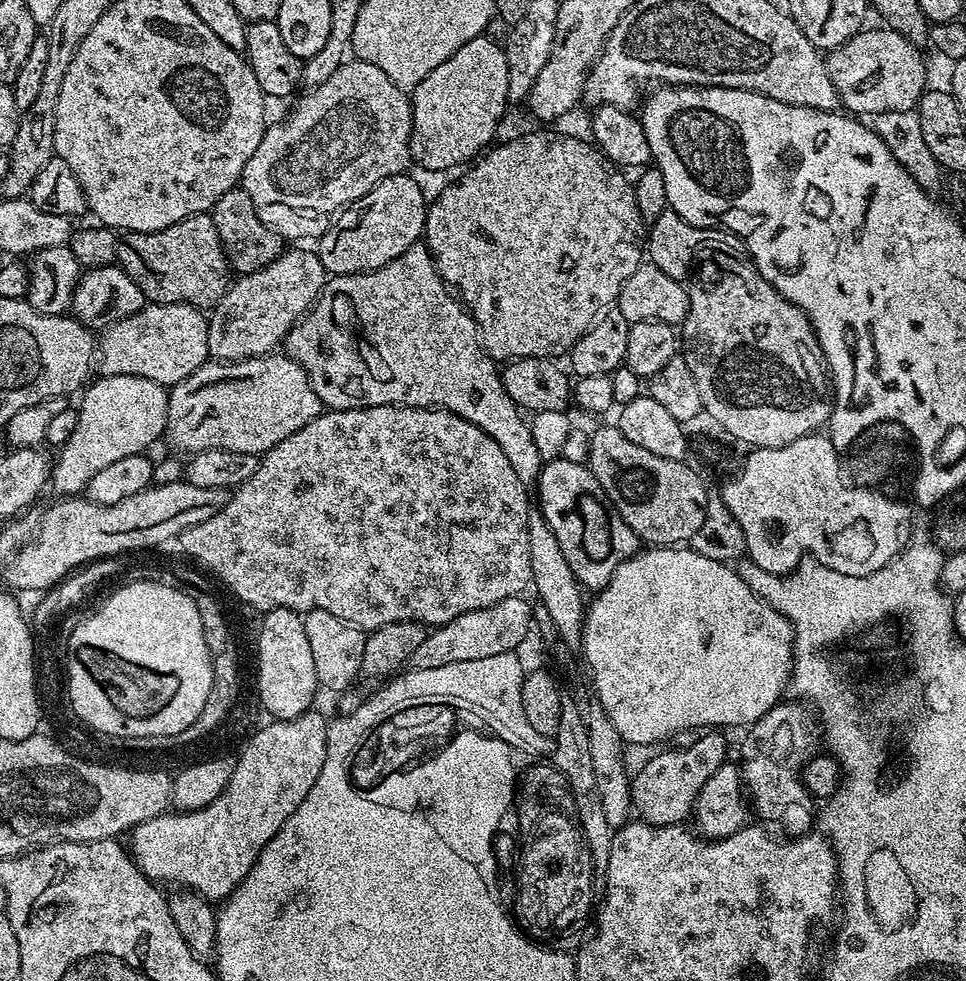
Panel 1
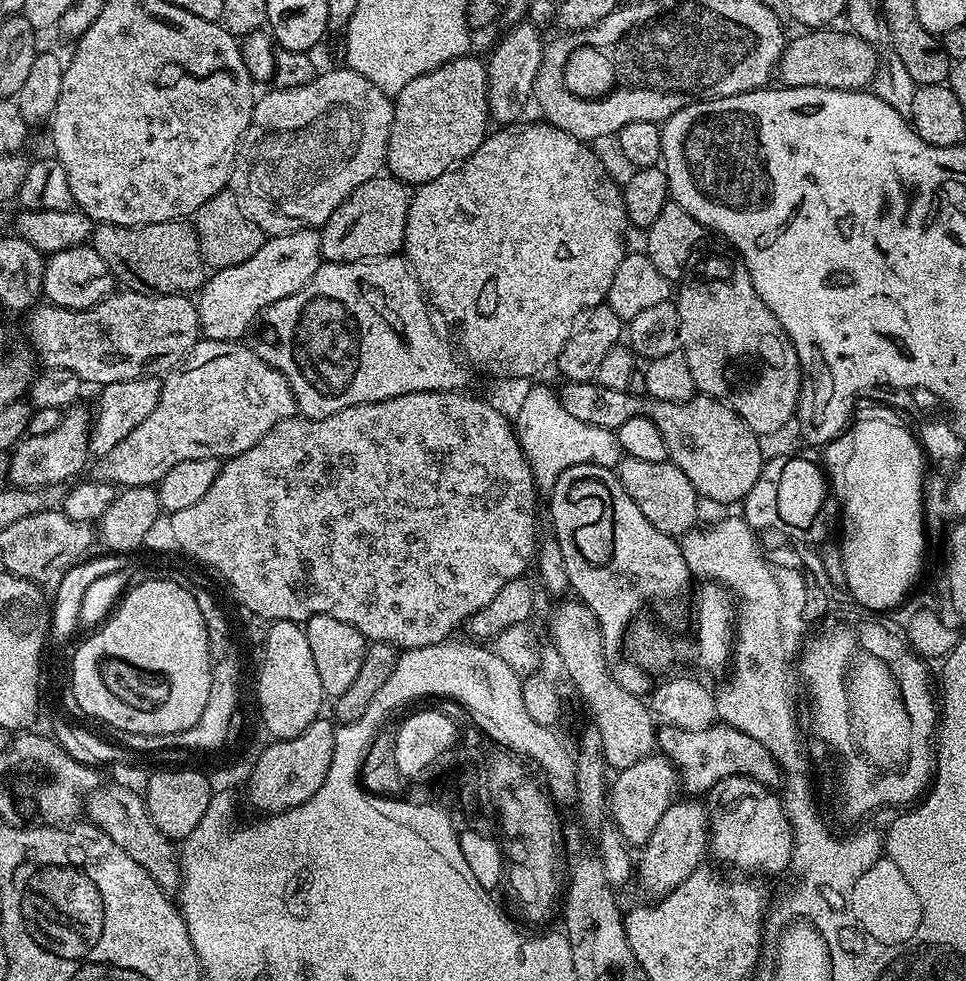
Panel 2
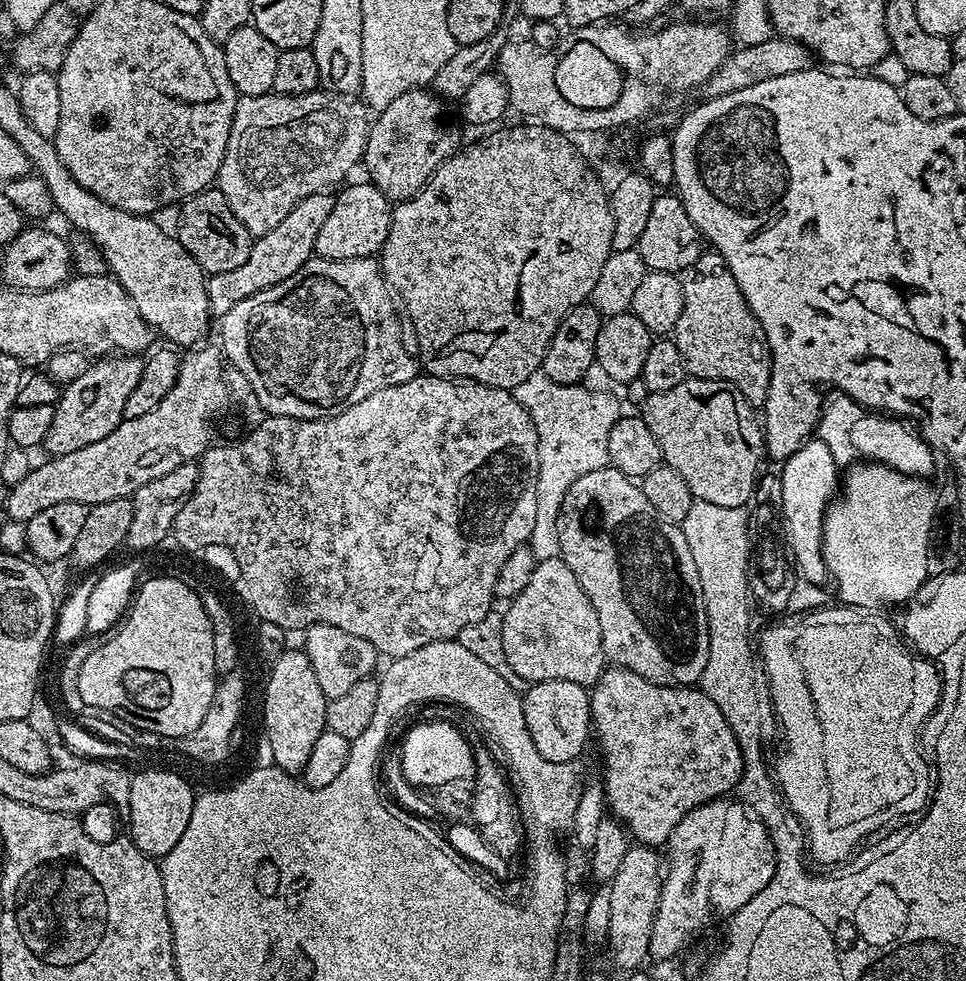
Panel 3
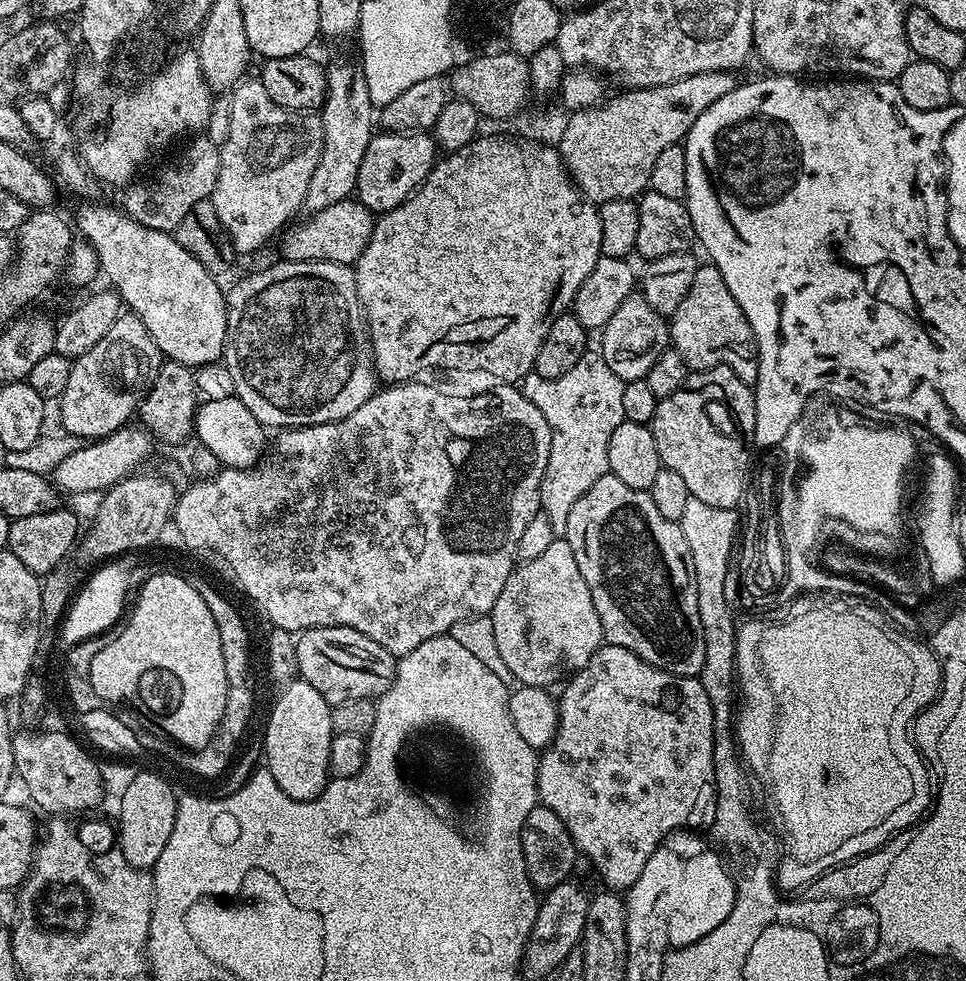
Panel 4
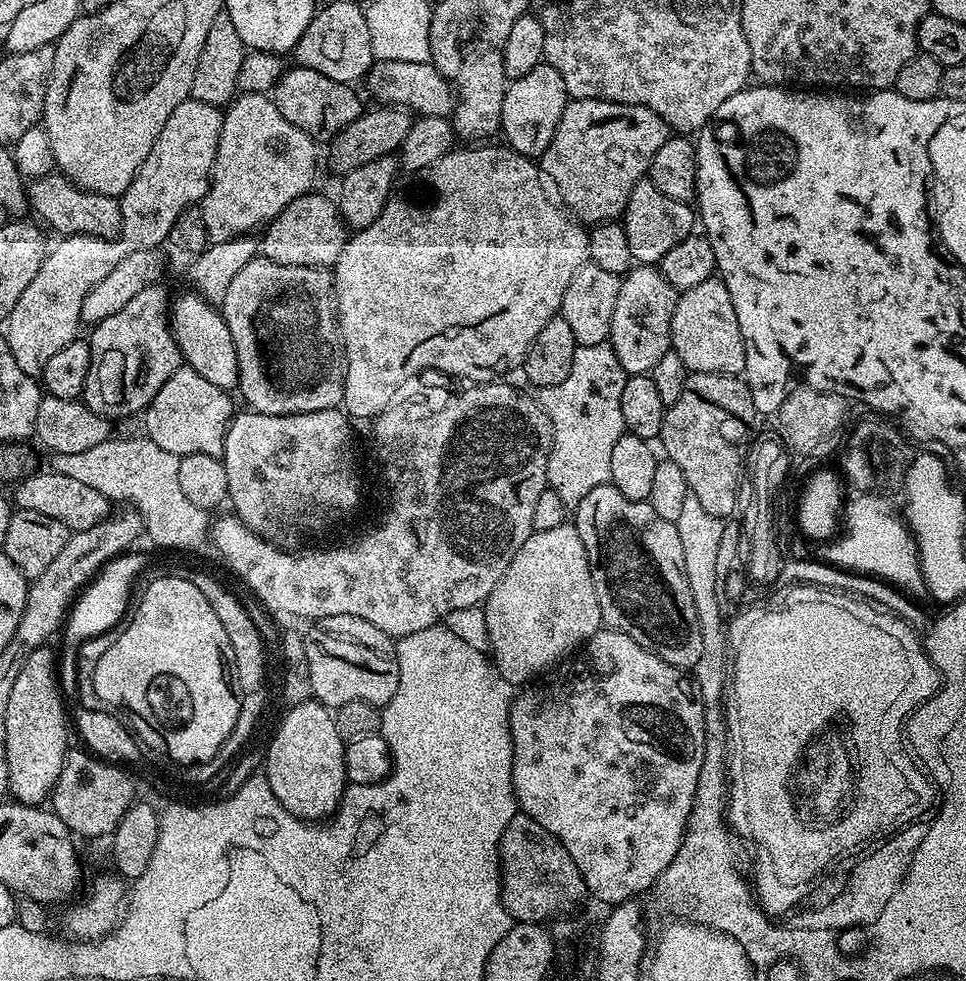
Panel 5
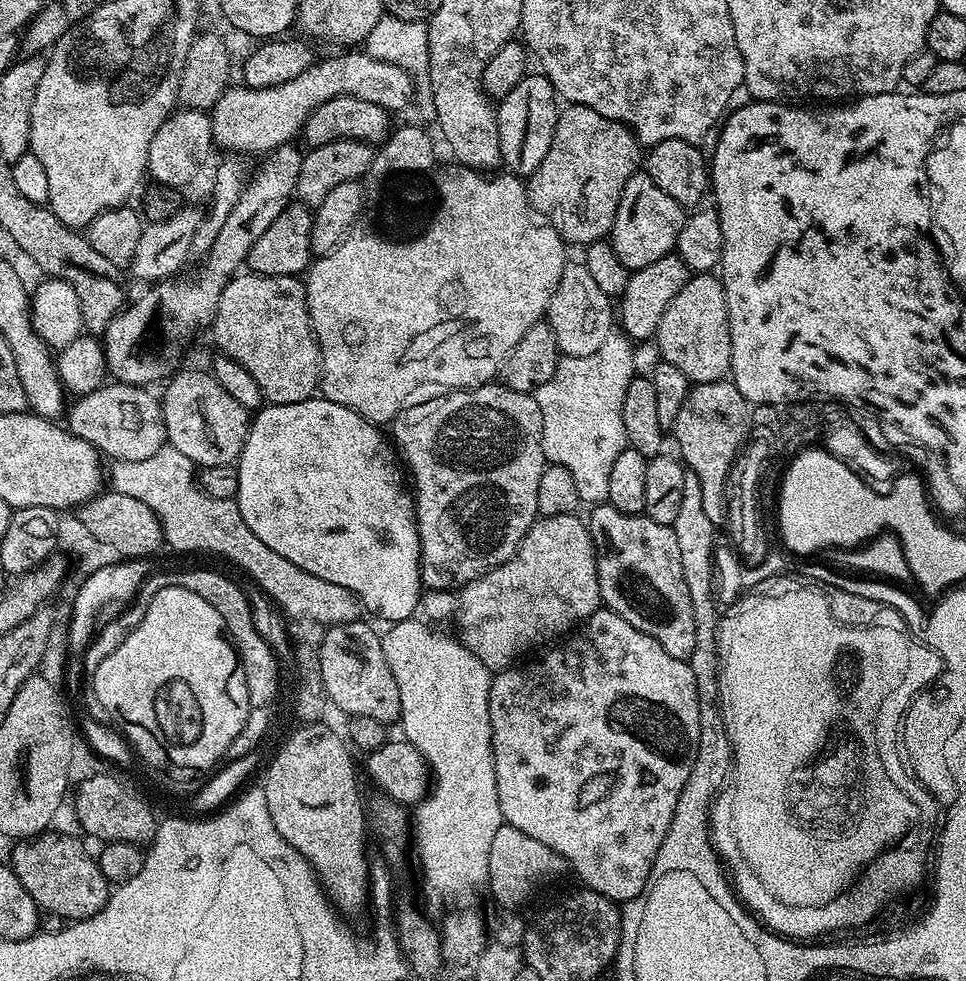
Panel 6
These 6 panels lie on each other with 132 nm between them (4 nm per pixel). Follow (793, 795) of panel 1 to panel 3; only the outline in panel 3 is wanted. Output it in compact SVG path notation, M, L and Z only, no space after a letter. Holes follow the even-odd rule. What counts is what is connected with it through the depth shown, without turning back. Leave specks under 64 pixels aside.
M739 799L711 800L690 810L690 814L682 818L678 829L679 836L680 864L676 860L670 861L669 864L667 861L666 875L662 880L662 896L667 901L666 910L657 912L648 943L653 961L670 959L675 952L682 951L684 944L690 943L703 928L710 927L715 920L723 921L732 917L738 910L742 910L742 906L746 906L746 902L750 902L750 898L754 898L754 894L759 894L770 883L770 878L774 878L776 865L774 842L768 837L763 822L754 813L749 812Z

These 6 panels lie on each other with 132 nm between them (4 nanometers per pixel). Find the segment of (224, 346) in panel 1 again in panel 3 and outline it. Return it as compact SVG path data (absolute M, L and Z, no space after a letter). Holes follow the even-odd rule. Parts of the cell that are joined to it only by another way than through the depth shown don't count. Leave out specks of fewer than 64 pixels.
M327 191L315 192L302 198L302 202L298 202L298 206L294 206L294 210L290 210L290 214L286 214L286 218L282 218L282 222L278 222L274 230L253 239L250 258L246 258L242 266L234 270L222 270L222 274L209 275L207 282L211 315L216 318L224 316L226 310L238 306L242 298L250 298L250 294L258 294L258 290L266 290L290 278L290 274L294 274L305 262L313 259L318 230L322 230L322 225L326 223L332 201L333 197Z

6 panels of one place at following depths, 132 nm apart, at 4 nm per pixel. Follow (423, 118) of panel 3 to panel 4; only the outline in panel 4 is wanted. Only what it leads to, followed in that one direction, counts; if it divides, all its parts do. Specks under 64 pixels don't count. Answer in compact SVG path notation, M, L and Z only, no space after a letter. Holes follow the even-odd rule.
M377 131L366 146L366 154L362 154L362 166L356 179L355 199L373 214L394 210L424 183L437 159L438 145L427 131L411 134Z

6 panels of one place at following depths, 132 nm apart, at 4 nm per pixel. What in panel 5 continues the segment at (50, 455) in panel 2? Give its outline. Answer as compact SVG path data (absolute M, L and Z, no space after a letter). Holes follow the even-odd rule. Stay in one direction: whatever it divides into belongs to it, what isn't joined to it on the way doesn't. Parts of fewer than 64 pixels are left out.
M160 286L144 288L142 294L130 298L118 314L110 314L100 324L91 329L92 336L88 340L90 346L90 374L86 374L86 386L82 397L83 404L109 422L116 422L123 416L143 413L148 403L162 390L166 378L174 374L182 366L180 348L172 336L170 327L170 296Z

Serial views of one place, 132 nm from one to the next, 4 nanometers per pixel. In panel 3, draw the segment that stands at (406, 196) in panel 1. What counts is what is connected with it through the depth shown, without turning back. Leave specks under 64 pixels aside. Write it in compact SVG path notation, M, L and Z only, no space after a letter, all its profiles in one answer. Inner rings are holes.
M370 182L363 183L349 183L335 193L326 223L322 225L322 230L318 230L315 255L319 259L345 260L363 256L375 257L384 247L386 234L390 234L393 205L382 194L382 190L378 190Z

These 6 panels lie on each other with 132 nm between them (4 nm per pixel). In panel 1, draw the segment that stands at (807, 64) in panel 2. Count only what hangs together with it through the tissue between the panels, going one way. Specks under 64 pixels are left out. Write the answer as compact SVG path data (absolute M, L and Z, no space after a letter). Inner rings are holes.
M879 27L858 33L826 56L828 73L834 90L838 90L841 105L860 118L871 118L880 112L911 112L929 87L928 68L920 53L923 51L894 29Z

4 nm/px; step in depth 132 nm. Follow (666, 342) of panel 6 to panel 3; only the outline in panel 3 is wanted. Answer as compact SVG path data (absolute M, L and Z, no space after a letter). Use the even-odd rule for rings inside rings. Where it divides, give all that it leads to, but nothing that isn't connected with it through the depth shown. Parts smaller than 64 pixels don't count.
M715 250L701 251L698 262L692 264L690 271L683 277L683 281L682 314L678 314L674 339L684 359L687 375L701 376L707 380L725 380L740 389L741 394L753 406L763 405L764 399L768 397L770 386L772 355L758 318L754 318L742 290L738 290L738 282L734 282L734 274L730 274L726 266L726 258L722 258L722 254Z

